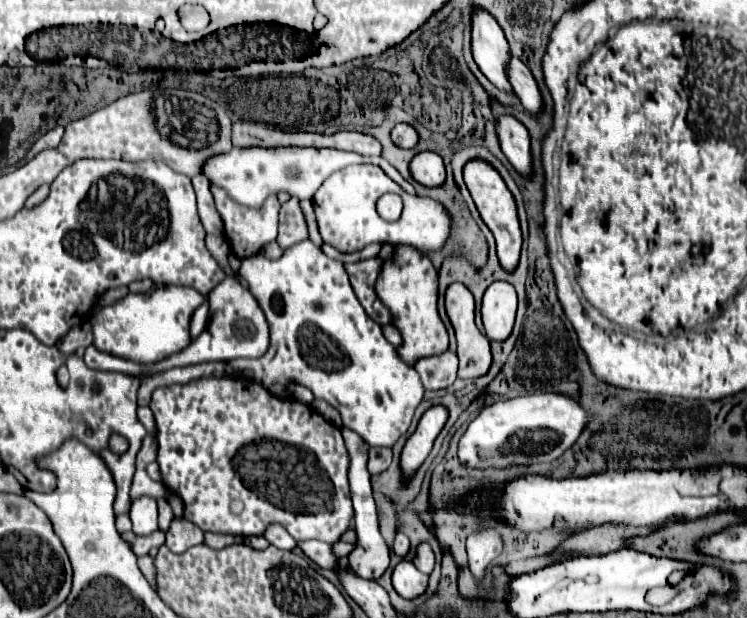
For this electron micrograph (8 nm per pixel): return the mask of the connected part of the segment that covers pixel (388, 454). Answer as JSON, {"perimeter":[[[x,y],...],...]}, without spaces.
{"perimeter":[[[372,446],[368,454],[368,470],[370,474],[384,472],[392,462],[392,448],[386,446]]]}

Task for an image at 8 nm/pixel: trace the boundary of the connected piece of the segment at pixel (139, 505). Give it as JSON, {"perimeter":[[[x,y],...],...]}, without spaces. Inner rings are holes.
{"perimeter":[[[142,496],[130,508],[130,520],[134,522],[134,532],[138,536],[152,534],[158,528],[158,510],[156,500]]]}

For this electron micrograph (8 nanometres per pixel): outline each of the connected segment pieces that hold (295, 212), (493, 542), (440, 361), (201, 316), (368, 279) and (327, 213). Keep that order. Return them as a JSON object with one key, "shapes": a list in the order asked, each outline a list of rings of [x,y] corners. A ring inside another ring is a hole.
{"shapes":[[[[290,198],[280,208],[280,230],[278,230],[276,242],[280,244],[280,248],[288,248],[288,246],[294,246],[306,238],[308,238],[308,230],[306,230],[302,210],[298,206],[298,200]]],[[[488,526],[482,532],[470,534],[466,548],[468,548],[468,568],[472,576],[480,582],[484,580],[490,562],[502,552],[502,540],[498,536],[498,528]]],[[[446,350],[442,356],[430,356],[426,360],[418,360],[414,370],[420,374],[422,386],[426,390],[440,390],[440,386],[452,386],[456,380],[458,358],[454,352]]],[[[204,296],[202,306],[200,306],[200,308],[194,312],[194,316],[192,316],[192,328],[190,328],[192,338],[196,338],[196,336],[204,330],[206,322],[208,322],[208,312],[210,312],[210,310],[204,310],[204,304],[208,304],[208,296]]],[[[370,258],[370,260],[364,260],[364,262],[356,262],[356,264],[346,264],[350,284],[356,292],[356,298],[364,306],[366,314],[372,320],[376,320],[378,324],[388,324],[390,312],[378,300],[378,296],[374,292],[374,282],[376,282],[376,276],[378,276],[380,270],[382,270],[382,262],[378,258]]],[[[372,164],[346,166],[334,172],[314,194],[312,206],[322,240],[340,252],[358,252],[366,244],[376,244],[376,242],[404,244],[420,250],[438,250],[442,248],[450,232],[450,218],[442,208],[442,204],[430,198],[406,194],[394,180],[390,180],[384,174],[380,166]],[[386,192],[396,192],[404,200],[404,212],[396,222],[386,222],[376,212],[376,200]]]]}

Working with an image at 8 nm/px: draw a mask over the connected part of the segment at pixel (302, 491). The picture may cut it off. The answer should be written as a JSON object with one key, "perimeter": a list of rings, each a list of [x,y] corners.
{"perimeter":[[[206,376],[190,380],[188,384],[172,384],[156,388],[152,394],[150,408],[156,418],[156,442],[158,442],[158,466],[162,474],[164,486],[182,498],[184,502],[184,518],[194,522],[204,532],[218,532],[218,534],[238,534],[238,536],[264,536],[266,528],[272,524],[280,524],[290,532],[290,536],[298,542],[304,540],[322,540],[328,544],[338,542],[338,538],[346,532],[348,522],[354,514],[348,490],[348,456],[344,448],[342,434],[336,426],[326,422],[312,406],[306,406],[294,398],[278,398],[270,394],[258,382],[244,378],[244,376]]]}

